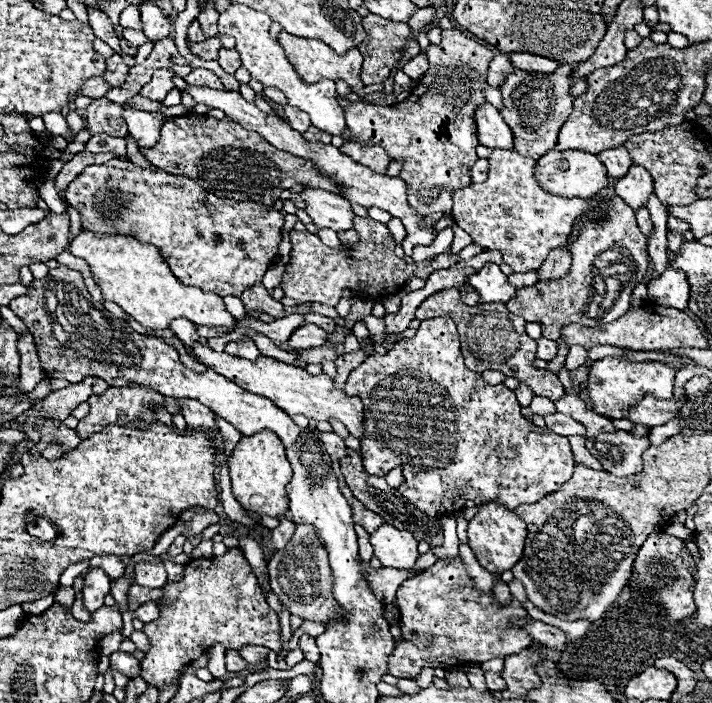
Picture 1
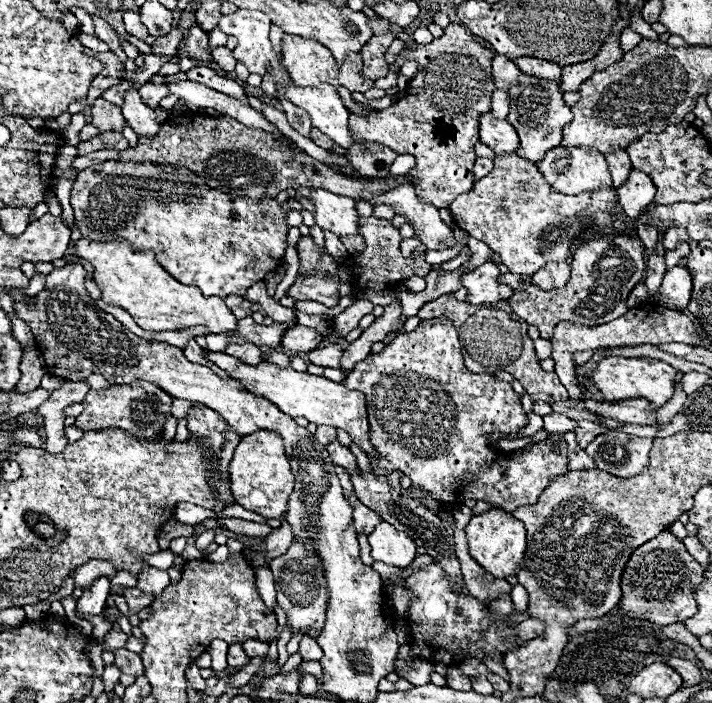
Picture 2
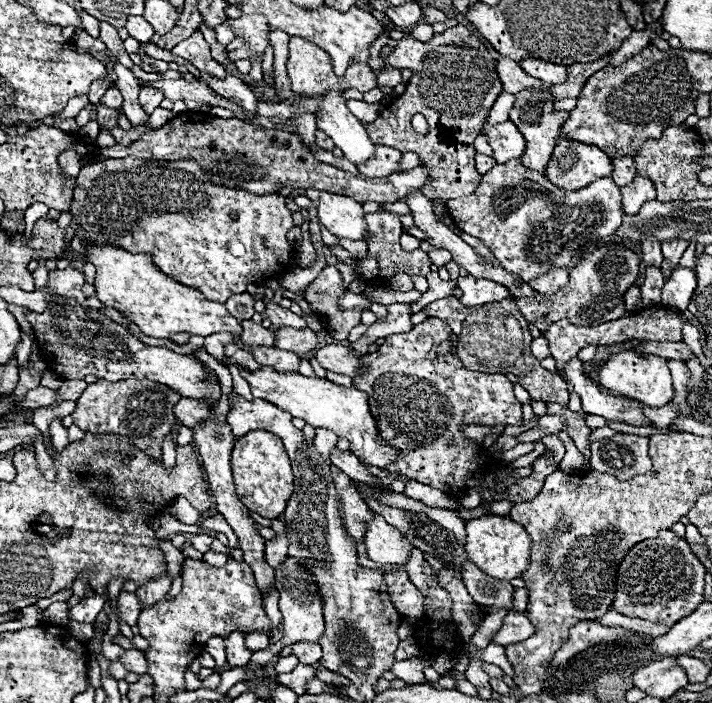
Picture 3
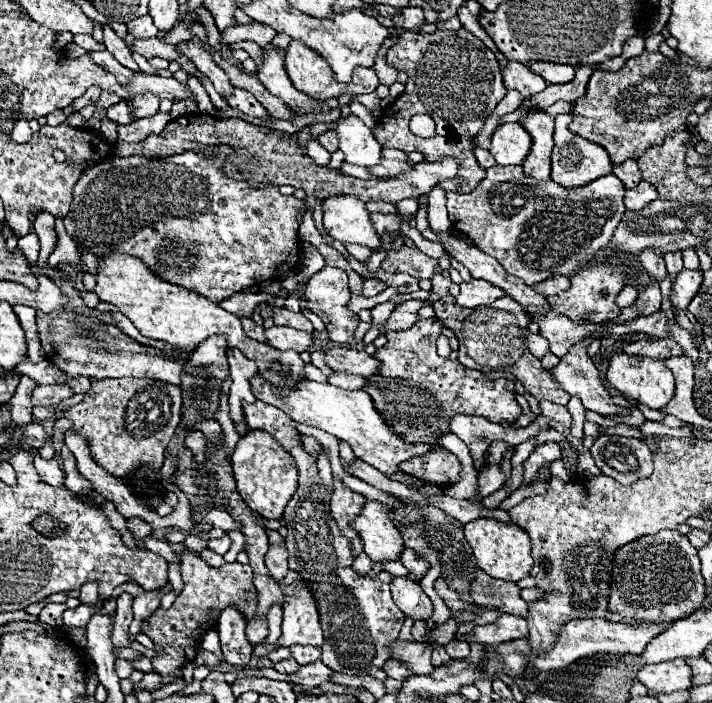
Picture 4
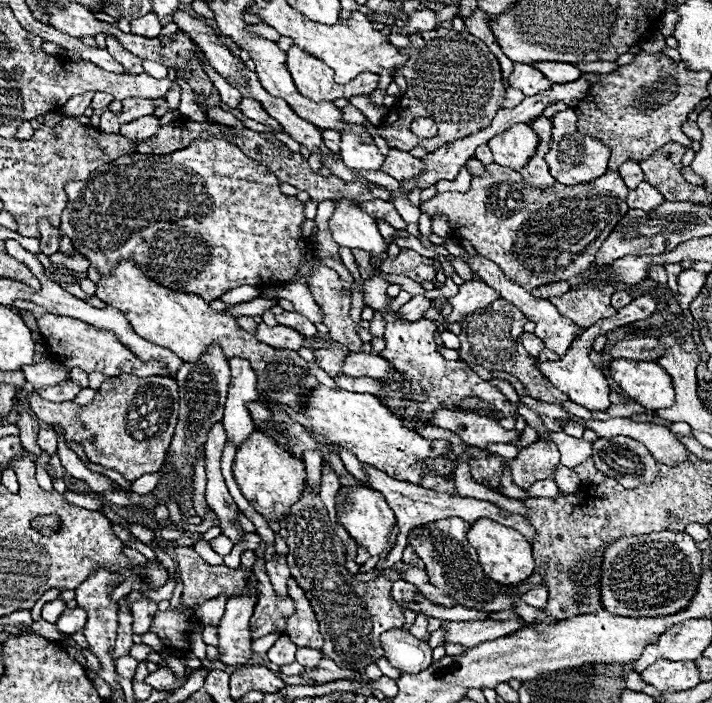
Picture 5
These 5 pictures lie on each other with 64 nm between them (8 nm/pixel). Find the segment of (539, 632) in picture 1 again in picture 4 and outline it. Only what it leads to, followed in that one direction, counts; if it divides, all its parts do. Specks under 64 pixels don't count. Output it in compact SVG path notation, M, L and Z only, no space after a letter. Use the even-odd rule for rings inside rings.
M502 614L494 624L478 626L468 642L478 640L482 644L498 644L504 640L520 640L520 636L528 636L528 622L522 616Z

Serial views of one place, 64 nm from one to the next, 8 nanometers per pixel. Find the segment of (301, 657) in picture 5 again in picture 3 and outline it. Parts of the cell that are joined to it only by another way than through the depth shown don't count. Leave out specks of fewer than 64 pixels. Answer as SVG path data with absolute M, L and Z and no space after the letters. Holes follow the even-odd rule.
M296 642L292 646L292 654L298 656L302 664L314 664L320 662L322 658L322 648L318 644L308 644L308 642Z

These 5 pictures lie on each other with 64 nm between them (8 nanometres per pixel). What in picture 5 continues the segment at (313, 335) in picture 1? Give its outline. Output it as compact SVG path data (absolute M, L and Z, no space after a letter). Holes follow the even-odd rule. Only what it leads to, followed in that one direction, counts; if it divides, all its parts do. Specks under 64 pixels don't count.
M260 324L256 338L272 348L284 348L284 350L300 350L306 340L304 336L300 336L298 330L292 330L288 326L280 326L280 324L274 328Z

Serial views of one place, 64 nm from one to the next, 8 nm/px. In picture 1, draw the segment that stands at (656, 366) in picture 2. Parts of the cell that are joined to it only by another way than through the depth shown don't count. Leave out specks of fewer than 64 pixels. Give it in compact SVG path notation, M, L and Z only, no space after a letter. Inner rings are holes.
M612 356L600 358L592 364L592 370L588 376L590 410L612 420L620 420L620 412L636 404L636 400L642 400L646 394L654 394L658 398L672 398L674 374L676 372L670 366L660 362L628 362Z

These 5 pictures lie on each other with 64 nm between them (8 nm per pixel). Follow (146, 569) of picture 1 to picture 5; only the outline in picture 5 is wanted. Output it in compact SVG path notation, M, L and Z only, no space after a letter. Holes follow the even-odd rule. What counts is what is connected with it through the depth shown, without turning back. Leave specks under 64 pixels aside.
M140 598L132 604L132 616L134 616L134 626L132 632L134 634L144 634L150 630L150 622L154 612L158 610L158 604L154 600L148 598Z

